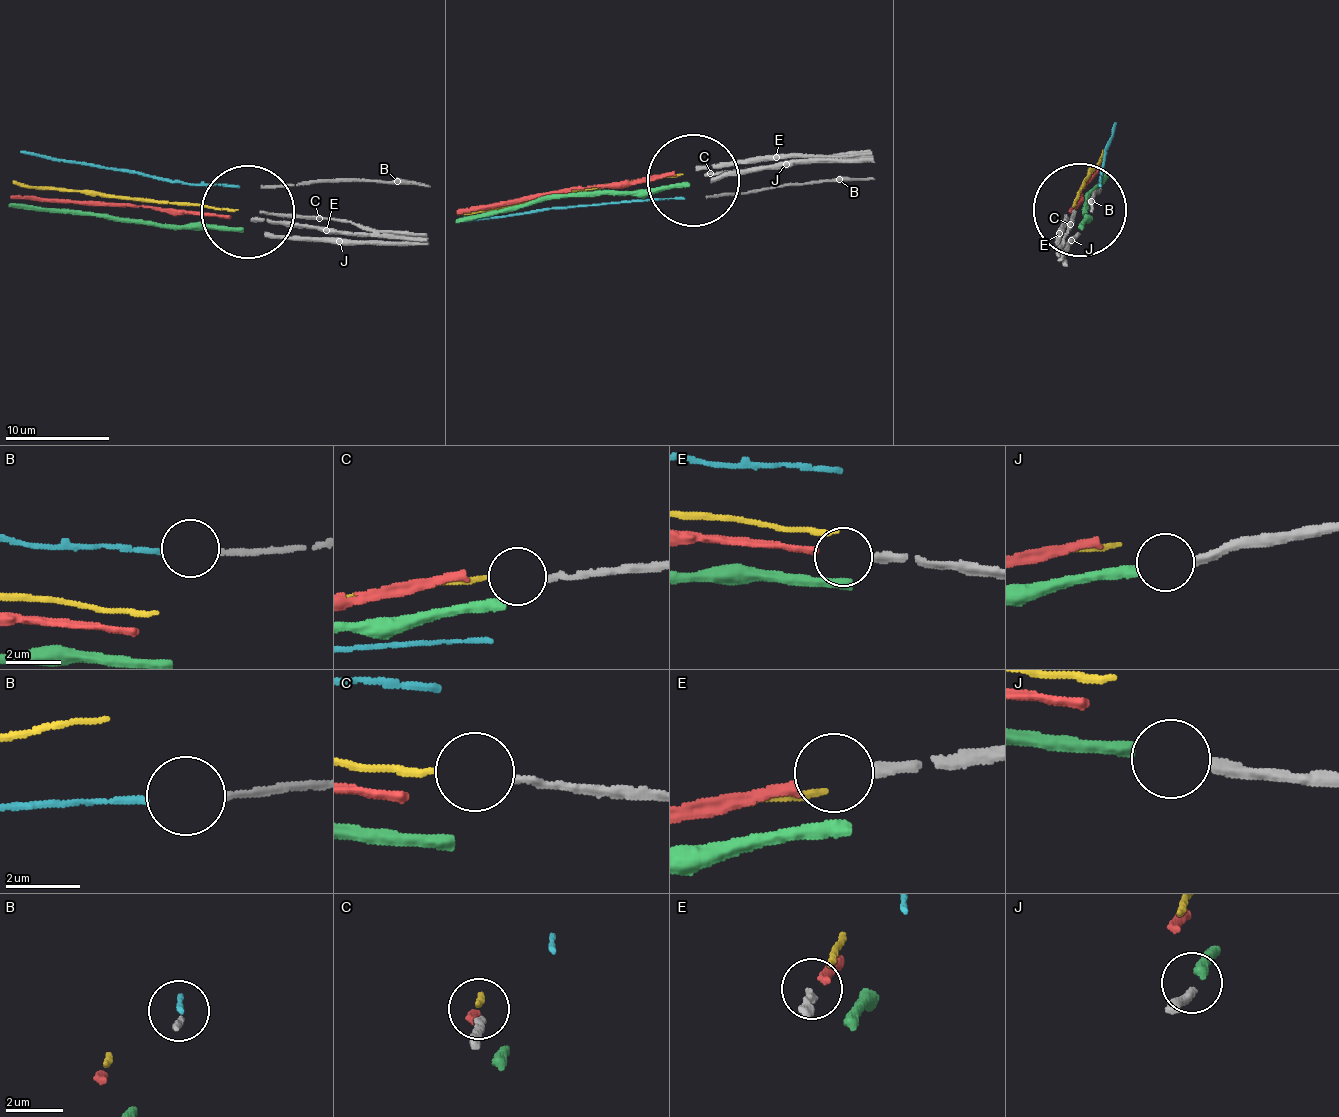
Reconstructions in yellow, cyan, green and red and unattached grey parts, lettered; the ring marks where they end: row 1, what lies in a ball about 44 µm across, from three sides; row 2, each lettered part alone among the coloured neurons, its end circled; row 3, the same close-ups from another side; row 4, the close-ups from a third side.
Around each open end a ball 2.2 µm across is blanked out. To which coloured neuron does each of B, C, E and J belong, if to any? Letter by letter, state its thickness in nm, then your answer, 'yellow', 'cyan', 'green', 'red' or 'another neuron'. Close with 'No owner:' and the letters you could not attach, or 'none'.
B: calibre 200 nm; cyan
C: calibre 200 nm; another neuron
E: calibre 320 nm; red
J: calibre 340 nm; green
No owner: C

